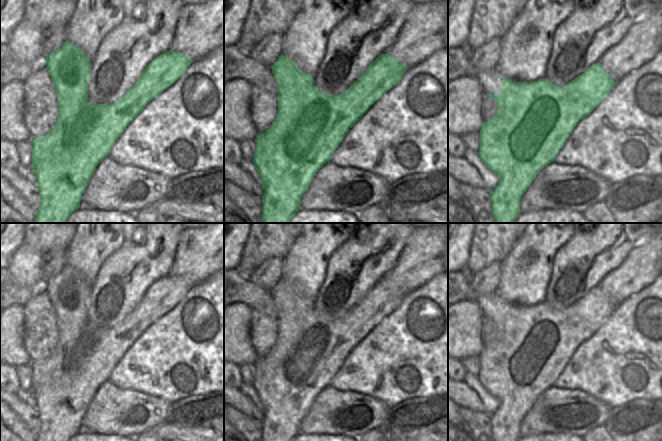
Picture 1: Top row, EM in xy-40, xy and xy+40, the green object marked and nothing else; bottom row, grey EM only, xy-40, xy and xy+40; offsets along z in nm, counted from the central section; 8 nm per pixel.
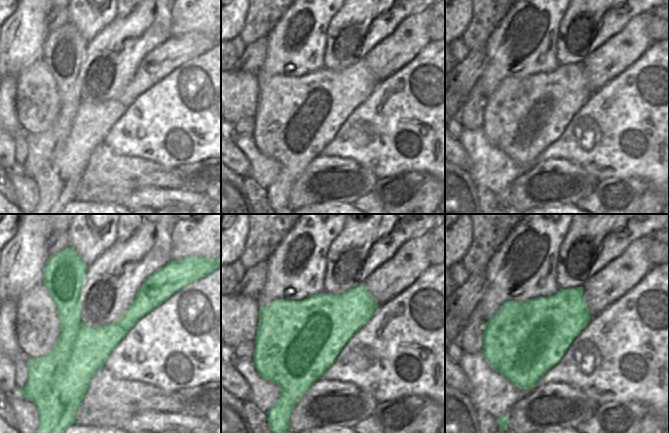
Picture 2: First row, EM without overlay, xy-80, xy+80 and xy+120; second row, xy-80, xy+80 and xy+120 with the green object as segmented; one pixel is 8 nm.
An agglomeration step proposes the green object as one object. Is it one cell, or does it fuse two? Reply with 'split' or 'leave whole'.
split

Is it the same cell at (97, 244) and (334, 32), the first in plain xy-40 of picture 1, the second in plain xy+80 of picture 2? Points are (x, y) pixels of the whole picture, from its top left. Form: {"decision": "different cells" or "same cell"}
{"decision": "different cells"}

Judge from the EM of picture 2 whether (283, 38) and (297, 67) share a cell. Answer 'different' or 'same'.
same

